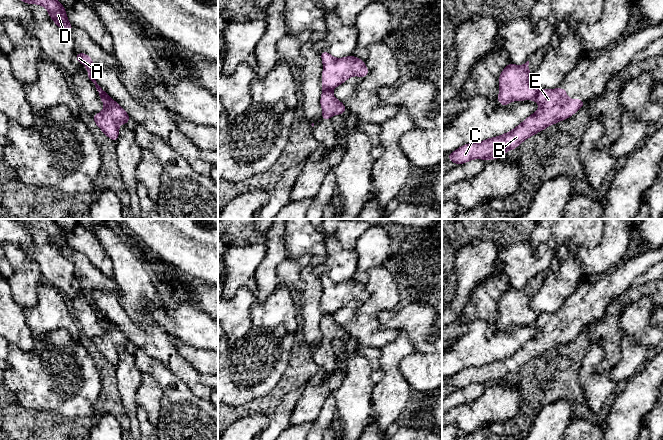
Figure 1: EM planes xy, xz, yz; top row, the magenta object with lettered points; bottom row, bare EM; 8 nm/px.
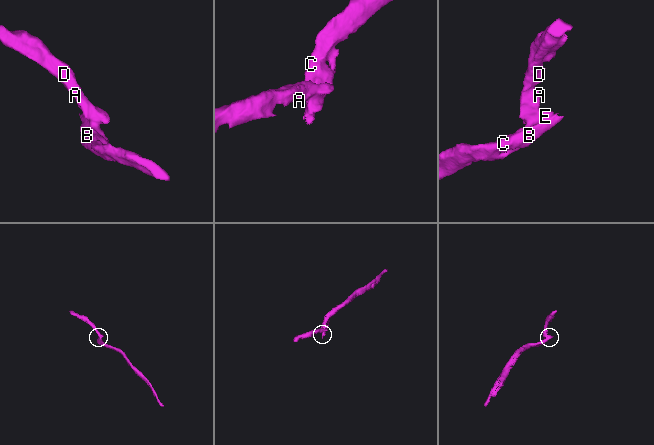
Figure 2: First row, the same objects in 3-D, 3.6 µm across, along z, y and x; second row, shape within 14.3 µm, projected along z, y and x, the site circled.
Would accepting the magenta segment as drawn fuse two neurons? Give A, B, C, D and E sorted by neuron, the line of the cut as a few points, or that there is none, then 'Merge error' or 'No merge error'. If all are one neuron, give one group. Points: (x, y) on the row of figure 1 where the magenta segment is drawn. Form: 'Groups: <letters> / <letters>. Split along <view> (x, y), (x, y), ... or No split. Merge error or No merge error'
Groups: A D / B C E. Split along xy (99, 93), (105, 93), (109, 97). Merge error

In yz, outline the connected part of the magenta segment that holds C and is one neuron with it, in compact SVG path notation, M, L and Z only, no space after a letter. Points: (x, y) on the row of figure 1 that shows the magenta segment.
M564 88L540 89L535 101L540 107L513 130L478 143L462 145L449 153L448 159L460 165L473 159L488 162L490 159L501 158L506 152L516 149L529 137L568 119L586 104L581 99L569 99Z

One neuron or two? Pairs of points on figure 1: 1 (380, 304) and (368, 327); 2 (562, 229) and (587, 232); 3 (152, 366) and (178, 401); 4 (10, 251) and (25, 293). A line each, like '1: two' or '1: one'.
1: two
2: one
3: one
4: one

